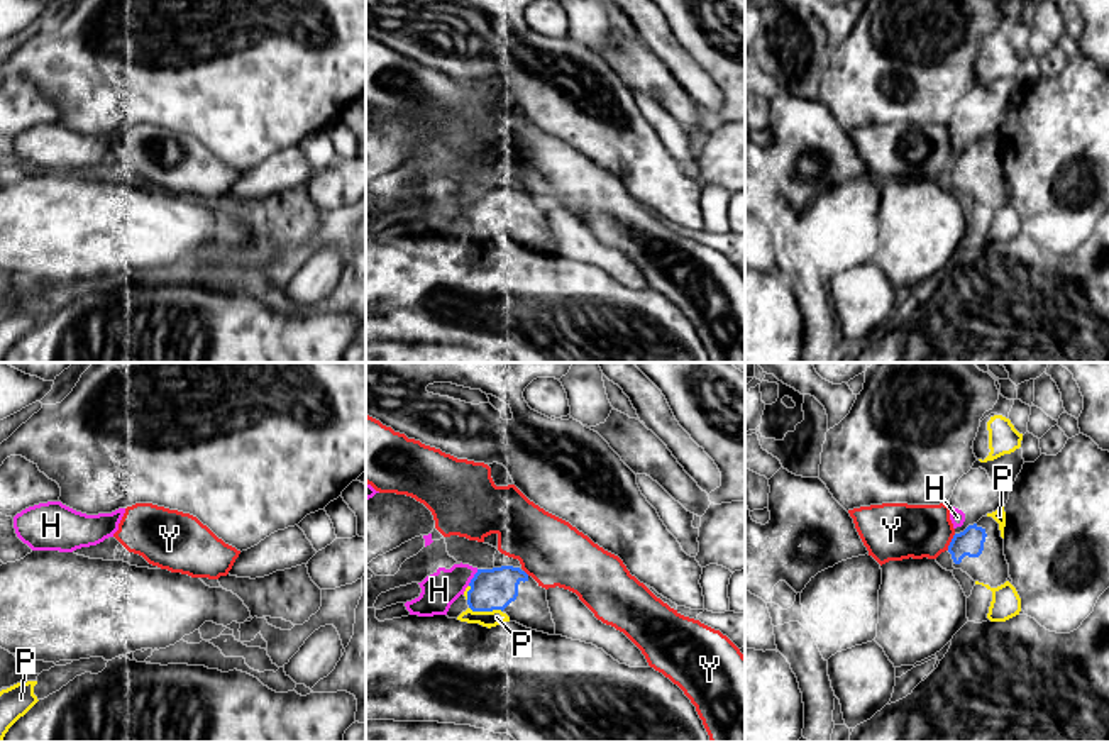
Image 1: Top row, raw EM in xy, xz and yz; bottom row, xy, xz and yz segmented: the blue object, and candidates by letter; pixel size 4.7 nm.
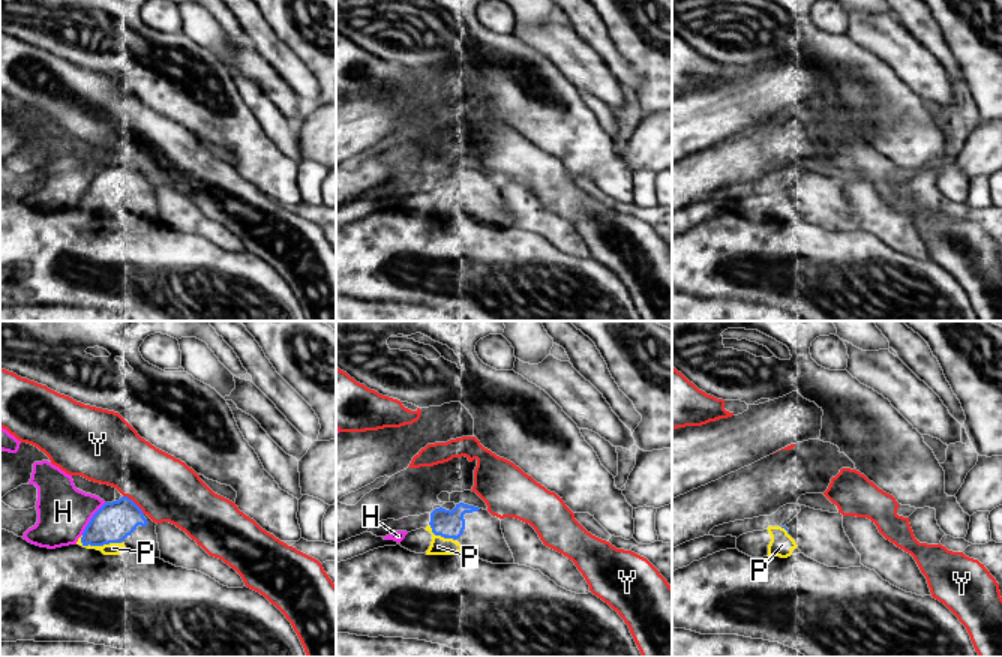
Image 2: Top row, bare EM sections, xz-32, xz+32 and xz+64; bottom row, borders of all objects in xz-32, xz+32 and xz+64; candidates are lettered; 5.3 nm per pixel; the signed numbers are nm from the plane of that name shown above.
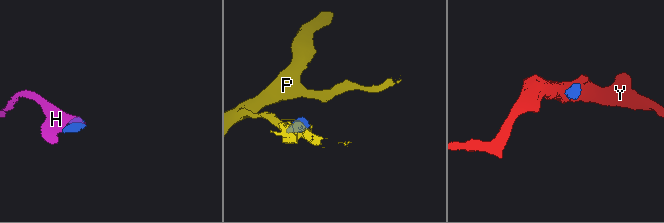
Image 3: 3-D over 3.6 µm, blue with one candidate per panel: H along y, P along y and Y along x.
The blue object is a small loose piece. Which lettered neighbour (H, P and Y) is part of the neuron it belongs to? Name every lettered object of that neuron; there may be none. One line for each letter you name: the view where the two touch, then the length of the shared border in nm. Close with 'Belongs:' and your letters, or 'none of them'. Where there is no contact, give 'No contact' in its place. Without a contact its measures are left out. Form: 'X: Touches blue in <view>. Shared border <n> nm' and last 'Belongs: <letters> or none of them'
Belongs: none of them

